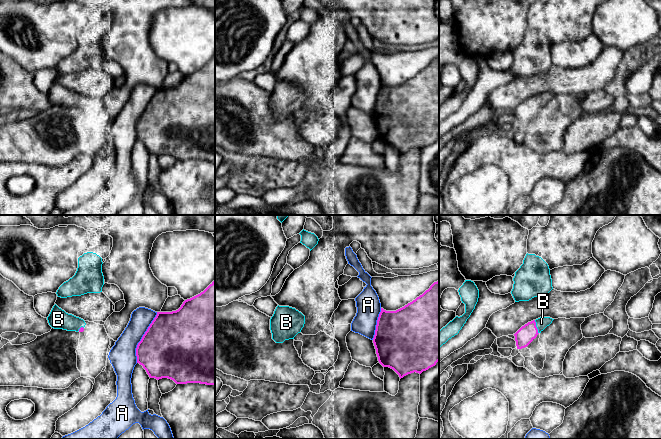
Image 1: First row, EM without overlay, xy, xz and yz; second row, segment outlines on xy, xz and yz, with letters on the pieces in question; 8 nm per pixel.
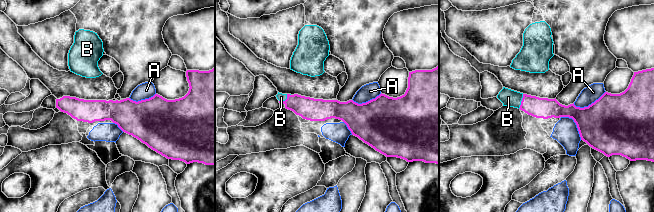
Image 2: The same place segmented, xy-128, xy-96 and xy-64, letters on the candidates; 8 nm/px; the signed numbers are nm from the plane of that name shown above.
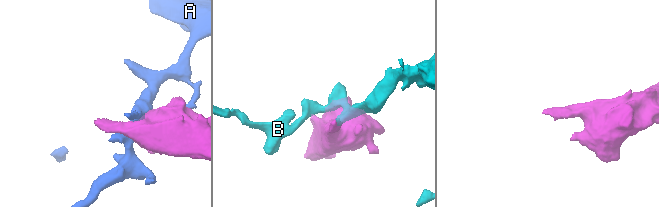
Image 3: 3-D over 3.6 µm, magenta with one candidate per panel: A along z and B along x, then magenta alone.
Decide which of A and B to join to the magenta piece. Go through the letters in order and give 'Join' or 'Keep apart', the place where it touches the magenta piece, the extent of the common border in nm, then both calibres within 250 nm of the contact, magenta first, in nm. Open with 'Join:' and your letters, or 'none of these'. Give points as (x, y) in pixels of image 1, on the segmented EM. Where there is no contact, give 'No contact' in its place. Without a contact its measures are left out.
Join: B
A: Keep apart. Touches magenta at xy (142, 337). Shared border 440 nm. Thickness 480 nm (magenta) against 220 nm
B: Join. Touches magenta at yz (536, 327). Shared border 120 nm. Thickness 150 nm (magenta) against 100 nm

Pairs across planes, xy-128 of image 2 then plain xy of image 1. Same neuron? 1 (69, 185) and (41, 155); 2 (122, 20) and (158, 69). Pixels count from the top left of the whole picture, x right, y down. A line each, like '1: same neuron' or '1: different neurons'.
1: different neurons
2: same neuron

